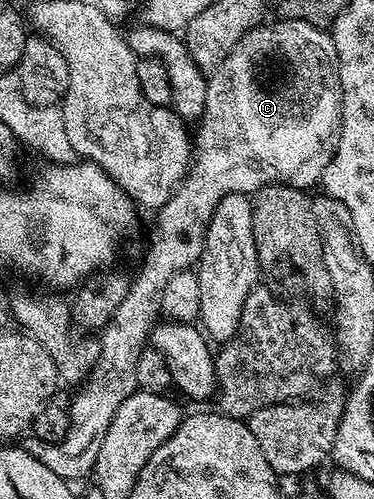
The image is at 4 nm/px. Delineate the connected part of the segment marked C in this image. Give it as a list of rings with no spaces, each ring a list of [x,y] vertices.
[[[284,19],[270,20],[268,23],[256,25],[251,31],[247,31],[247,35],[243,35],[243,39],[239,39],[239,43],[235,43],[235,47],[231,51],[231,55],[227,55],[227,59],[223,59],[223,63],[217,68],[216,73],[208,74],[205,82],[205,113],[199,118],[199,126],[201,125],[201,134],[196,134],[195,147],[201,151],[201,154],[196,154],[195,160],[192,162],[191,168],[181,184],[169,194],[169,198],[159,206],[157,213],[157,227],[153,231],[153,239],[149,243],[149,251],[145,255],[145,262],[141,265],[141,270],[137,273],[137,278],[132,278],[129,294],[123,299],[123,303],[119,303],[119,307],[115,311],[113,318],[109,320],[109,324],[104,329],[100,330],[99,346],[101,354],[97,361],[97,365],[90,370],[87,380],[72,394],[69,402],[69,414],[71,415],[71,423],[65,438],[54,445],[47,445],[44,441],[36,439],[28,442],[27,448],[32,457],[37,457],[39,463],[43,463],[43,467],[47,467],[51,471],[55,471],[55,475],[59,475],[65,481],[76,483],[80,477],[88,478],[95,467],[95,459],[99,459],[99,447],[103,447],[103,435],[107,435],[107,427],[111,427],[111,419],[115,419],[115,411],[119,411],[119,407],[123,407],[123,399],[127,399],[132,393],[138,392],[139,386],[137,383],[137,364],[139,363],[139,355],[147,348],[151,341],[151,334],[157,324],[159,324],[159,314],[161,313],[161,296],[167,287],[167,283],[171,283],[171,279],[176,273],[188,270],[190,267],[196,266],[201,259],[201,252],[205,246],[205,236],[207,235],[207,227],[211,223],[211,215],[215,211],[215,207],[223,200],[228,193],[243,193],[246,195],[256,194],[258,189],[264,185],[290,185],[296,189],[303,189],[306,191],[312,190],[312,185],[315,186],[320,182],[321,177],[325,174],[325,169],[329,166],[330,159],[337,154],[337,144],[341,135],[341,129],[303,129],[301,127],[301,111],[297,107],[303,107],[299,103],[303,103],[301,95],[305,93],[305,81],[303,77],[309,73],[313,75],[313,61],[323,61],[325,57],[337,57],[331,53],[337,53],[335,43],[333,42],[332,32],[326,31],[320,25],[312,25],[311,23],[303,23],[302,21],[286,21]]]

